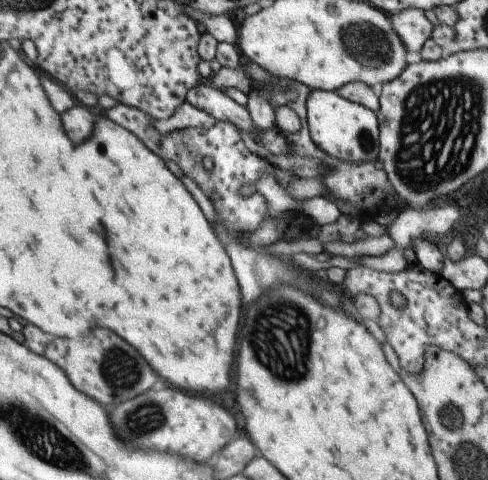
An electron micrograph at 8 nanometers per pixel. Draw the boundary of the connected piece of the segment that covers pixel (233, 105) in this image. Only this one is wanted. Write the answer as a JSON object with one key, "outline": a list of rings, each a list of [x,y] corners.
{"outline":[[[200,81],[198,86],[188,90],[186,101],[198,110],[208,112],[216,121],[232,122],[250,136],[256,129],[246,106],[238,104],[222,91],[211,87],[208,81]]]}

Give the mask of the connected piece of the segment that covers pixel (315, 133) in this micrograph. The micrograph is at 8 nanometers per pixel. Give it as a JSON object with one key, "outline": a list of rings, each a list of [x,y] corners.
{"outline":[[[310,90],[306,100],[307,124],[310,136],[328,158],[344,163],[373,162],[379,154],[379,124],[377,113],[370,108],[342,98],[336,91]]]}

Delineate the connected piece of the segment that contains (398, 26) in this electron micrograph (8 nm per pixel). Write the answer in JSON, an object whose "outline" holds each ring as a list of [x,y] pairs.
{"outline":[[[408,8],[394,13],[391,16],[392,30],[396,30],[404,48],[414,54],[421,52],[426,40],[432,36],[434,27],[426,18],[424,10]]]}

